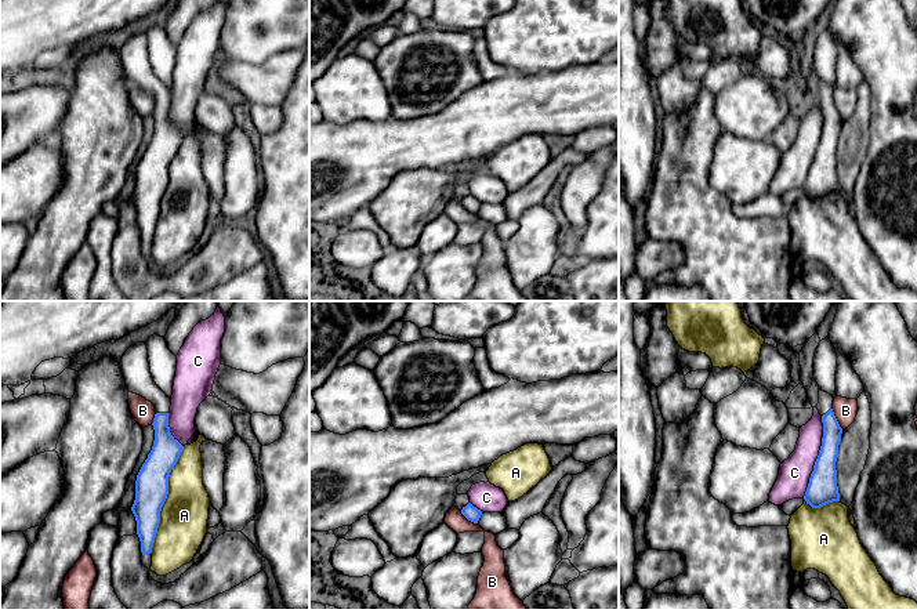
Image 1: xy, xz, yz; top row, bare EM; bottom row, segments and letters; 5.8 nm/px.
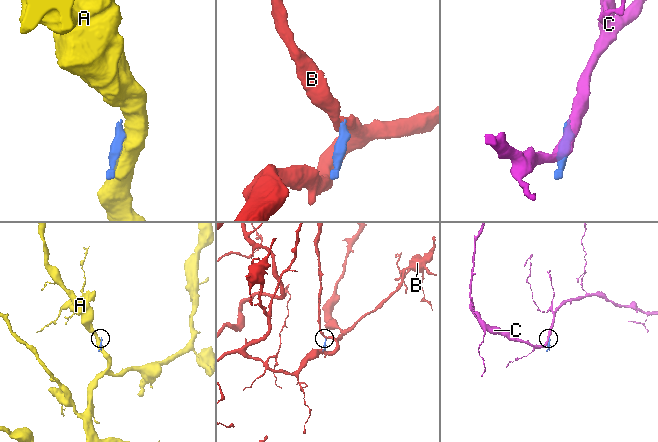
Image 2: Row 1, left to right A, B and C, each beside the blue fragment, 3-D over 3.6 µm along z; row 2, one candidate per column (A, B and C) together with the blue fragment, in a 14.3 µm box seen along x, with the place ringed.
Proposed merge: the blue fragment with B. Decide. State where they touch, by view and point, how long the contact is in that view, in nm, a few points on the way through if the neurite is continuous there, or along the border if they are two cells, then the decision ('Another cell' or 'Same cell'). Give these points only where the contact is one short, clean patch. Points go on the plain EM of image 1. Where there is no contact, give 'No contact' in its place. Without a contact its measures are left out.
Touches blue at yz (836, 109). Shared border 140 nm. Boundary: yz (832, 100), (843, 119). Another cell

